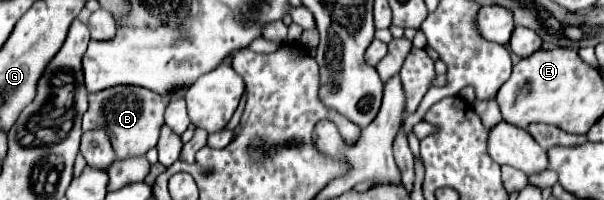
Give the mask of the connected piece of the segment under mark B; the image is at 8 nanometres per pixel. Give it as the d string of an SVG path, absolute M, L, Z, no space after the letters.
M115 86L97 94L89 94L89 110L83 116L83 132L95 128L105 130L111 138L115 156L121 160L143 156L159 140L165 108L165 100L151 90L139 86Z

